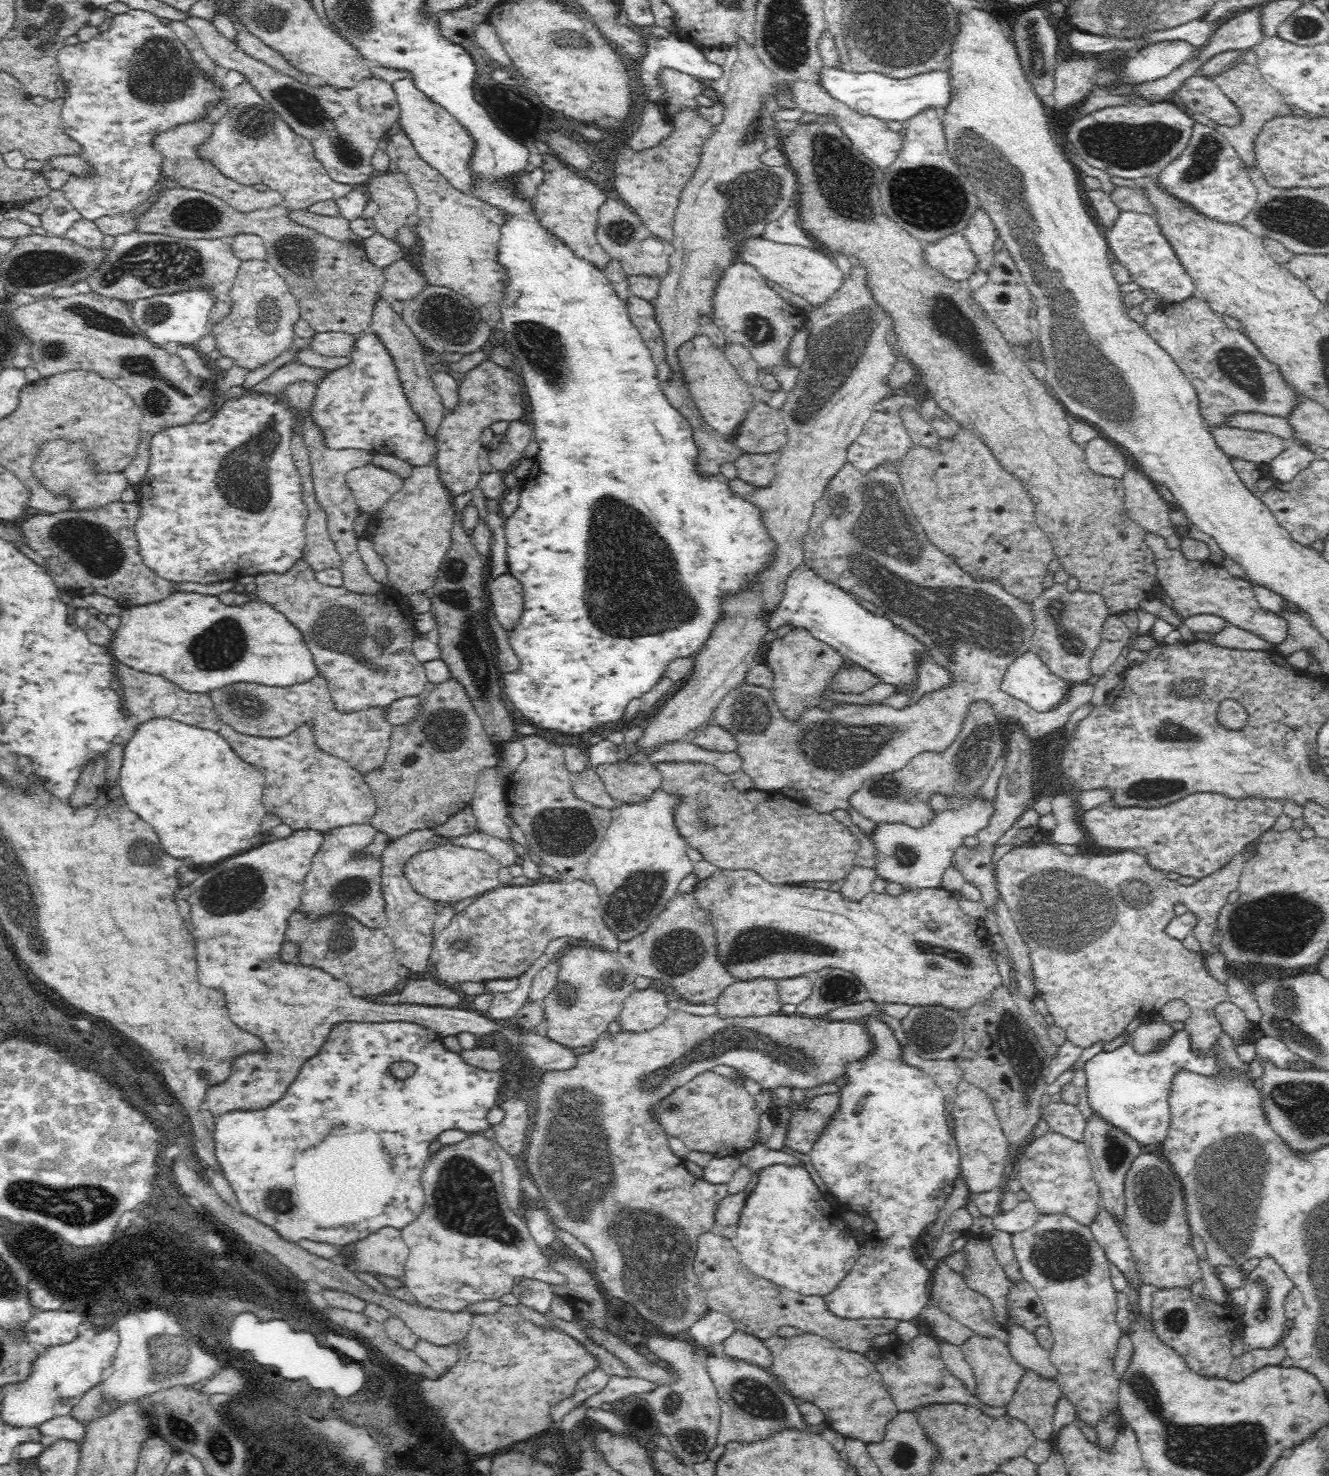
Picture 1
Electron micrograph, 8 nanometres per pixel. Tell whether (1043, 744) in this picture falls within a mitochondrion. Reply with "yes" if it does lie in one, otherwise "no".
no

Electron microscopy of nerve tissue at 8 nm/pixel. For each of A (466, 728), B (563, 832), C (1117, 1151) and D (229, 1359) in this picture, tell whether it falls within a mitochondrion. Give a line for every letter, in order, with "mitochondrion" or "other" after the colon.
A: mitochondrion
B: mitochondrion
C: mitochondrion
D: other

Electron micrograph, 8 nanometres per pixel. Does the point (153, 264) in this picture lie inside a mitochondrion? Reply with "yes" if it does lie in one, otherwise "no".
yes

